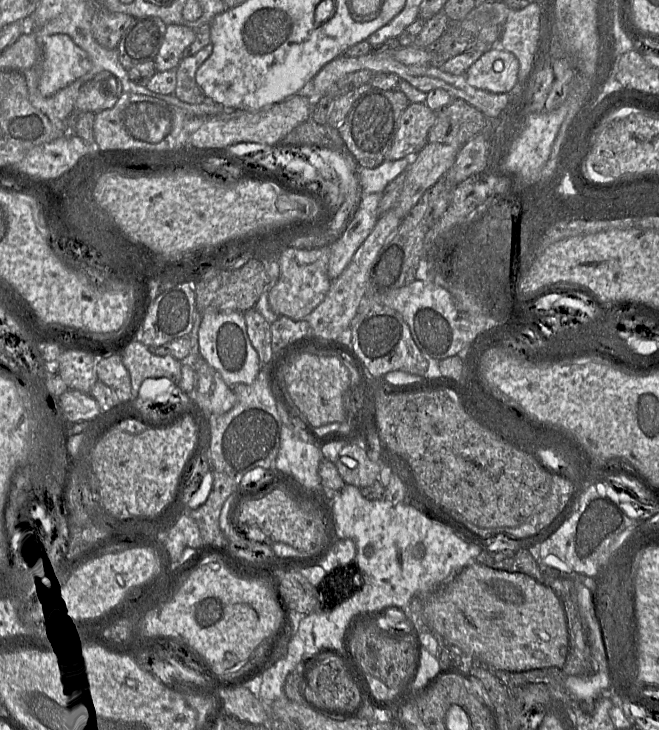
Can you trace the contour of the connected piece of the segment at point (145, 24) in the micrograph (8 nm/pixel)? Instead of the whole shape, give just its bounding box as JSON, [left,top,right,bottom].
[117,16,167,70]

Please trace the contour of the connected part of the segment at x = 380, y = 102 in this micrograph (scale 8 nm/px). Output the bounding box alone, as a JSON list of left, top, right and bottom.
[338,88,409,169]

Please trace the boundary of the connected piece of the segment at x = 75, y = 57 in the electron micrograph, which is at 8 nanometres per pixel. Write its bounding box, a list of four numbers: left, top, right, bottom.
[39,34,92,96]

